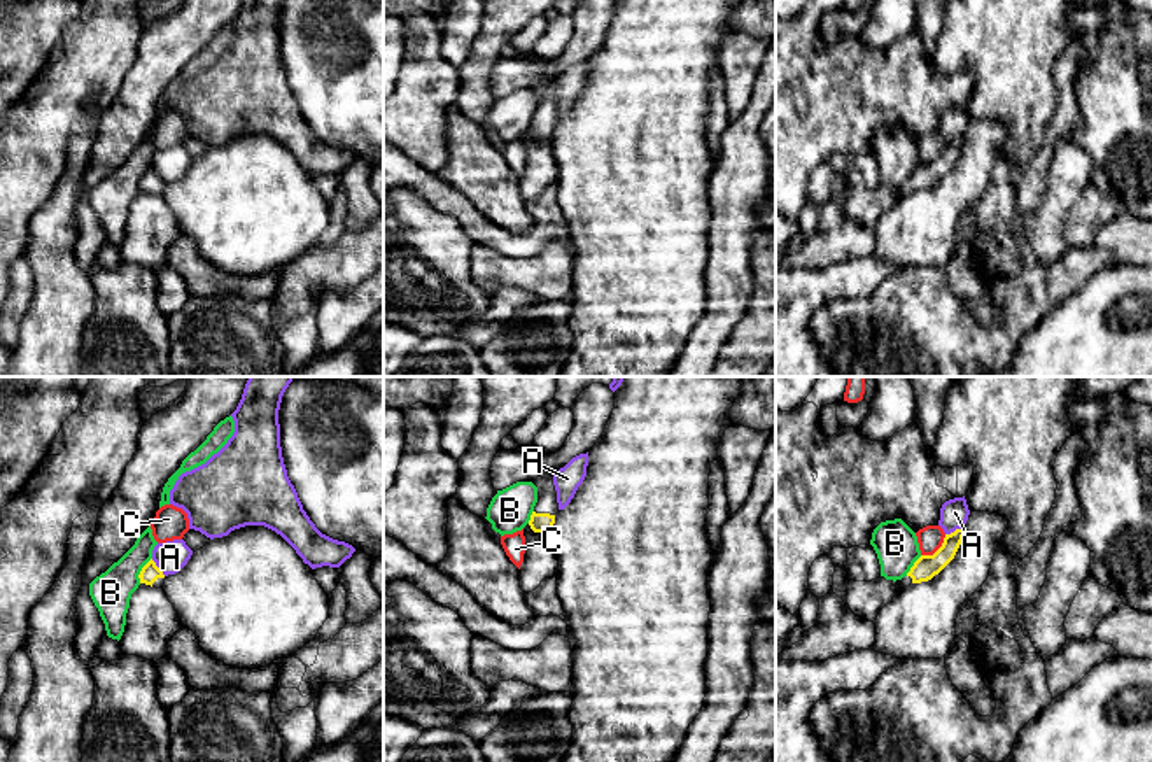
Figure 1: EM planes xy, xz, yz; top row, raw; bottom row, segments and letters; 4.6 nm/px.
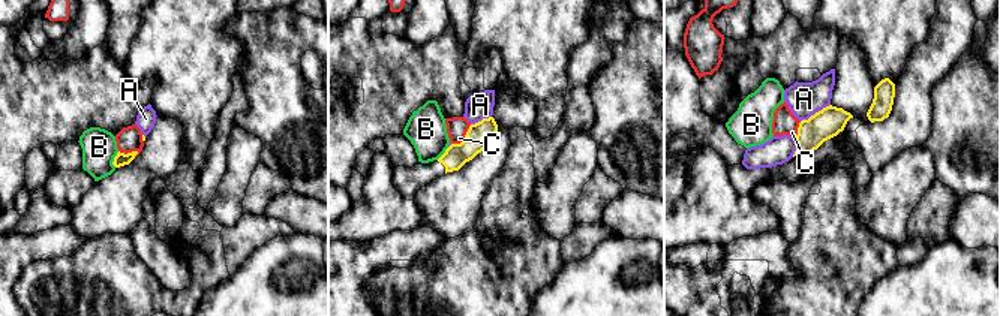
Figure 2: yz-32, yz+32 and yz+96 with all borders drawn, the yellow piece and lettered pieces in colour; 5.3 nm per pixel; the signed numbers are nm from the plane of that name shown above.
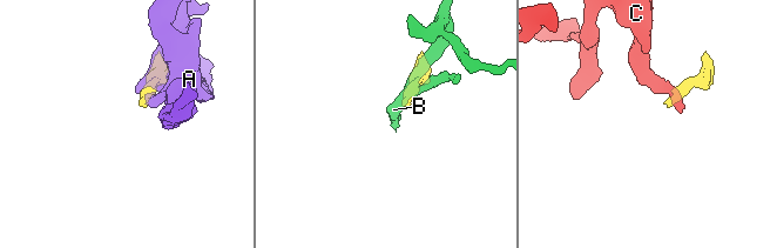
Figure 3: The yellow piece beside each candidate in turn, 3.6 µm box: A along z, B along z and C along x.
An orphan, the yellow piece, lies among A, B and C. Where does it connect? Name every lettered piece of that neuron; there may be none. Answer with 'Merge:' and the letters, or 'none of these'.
Merge: none of these

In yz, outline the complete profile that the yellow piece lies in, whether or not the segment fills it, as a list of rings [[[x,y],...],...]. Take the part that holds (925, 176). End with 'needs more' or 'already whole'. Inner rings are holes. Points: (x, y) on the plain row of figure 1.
[[[965,137],[945,142],[942,154],[933,163],[921,163],[902,187],[893,189],[884,184],[872,189],[851,187],[847,193],[849,217],[863,228],[874,229],[903,194],[928,189],[938,182],[954,166],[963,144]]]; needs more

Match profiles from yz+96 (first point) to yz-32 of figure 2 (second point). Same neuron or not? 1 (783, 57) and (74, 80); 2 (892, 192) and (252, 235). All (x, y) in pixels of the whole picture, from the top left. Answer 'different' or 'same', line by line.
1: same
2: different

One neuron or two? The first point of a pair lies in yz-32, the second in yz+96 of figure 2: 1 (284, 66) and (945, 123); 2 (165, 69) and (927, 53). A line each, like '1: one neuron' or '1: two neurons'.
1: one neuron
2: two neurons

